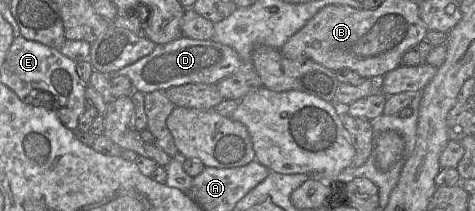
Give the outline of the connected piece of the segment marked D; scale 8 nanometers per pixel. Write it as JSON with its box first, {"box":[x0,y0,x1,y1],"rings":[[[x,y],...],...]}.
{"box":[107,36,250,94],"rings":[[[181,36],[169,43],[156,45],[149,55],[107,76],[127,76],[133,84],[134,91],[148,94],[189,83],[215,85],[247,65],[250,64],[245,64],[230,46],[212,39],[196,40]]]}

